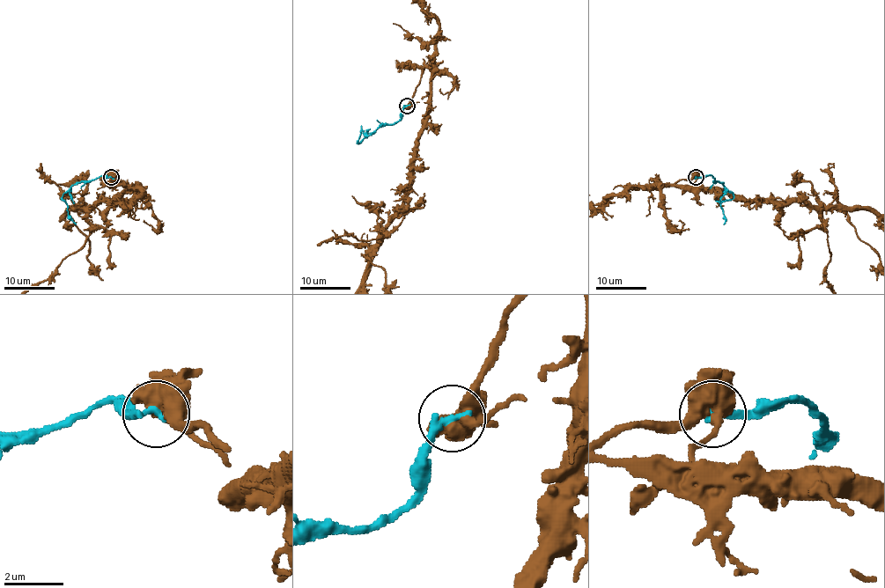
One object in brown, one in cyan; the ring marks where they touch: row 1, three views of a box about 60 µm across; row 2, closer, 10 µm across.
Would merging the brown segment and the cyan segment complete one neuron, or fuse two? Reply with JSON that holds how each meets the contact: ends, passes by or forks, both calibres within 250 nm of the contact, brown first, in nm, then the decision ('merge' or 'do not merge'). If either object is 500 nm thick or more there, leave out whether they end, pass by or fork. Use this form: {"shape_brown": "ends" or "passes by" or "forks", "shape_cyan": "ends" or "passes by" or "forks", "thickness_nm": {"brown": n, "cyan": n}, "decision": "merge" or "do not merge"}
{"shape_brown": "forks", "shape_cyan": "ends", "thickness_nm": {"brown": 480, "cyan": 280}, "decision": "do not merge"}

